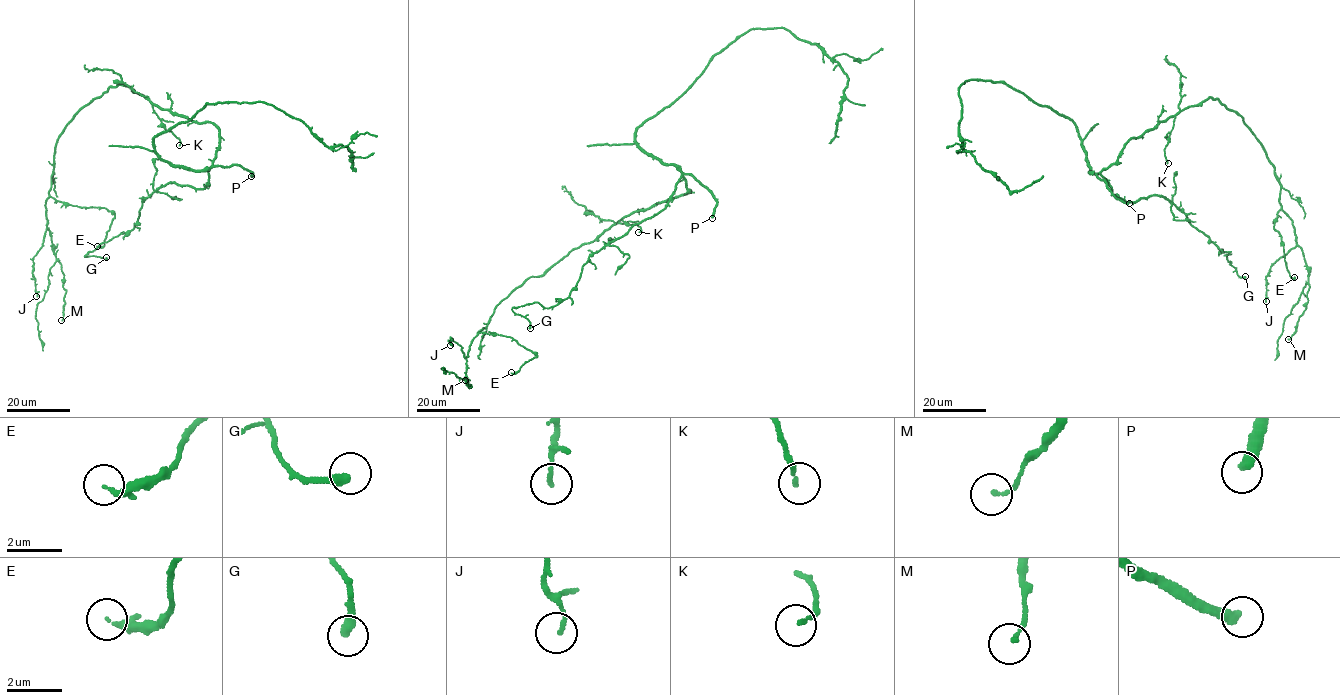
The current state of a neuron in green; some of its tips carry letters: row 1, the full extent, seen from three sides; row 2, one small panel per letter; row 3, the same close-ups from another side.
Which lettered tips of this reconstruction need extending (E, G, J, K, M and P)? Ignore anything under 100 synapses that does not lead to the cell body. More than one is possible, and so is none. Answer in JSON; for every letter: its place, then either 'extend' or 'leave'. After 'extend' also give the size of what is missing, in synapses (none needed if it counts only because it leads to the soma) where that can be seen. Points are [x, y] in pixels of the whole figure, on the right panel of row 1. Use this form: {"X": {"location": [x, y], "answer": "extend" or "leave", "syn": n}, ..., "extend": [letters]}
{"E": {"location": [1294, 277], "answer": "leave"}, "G": {"location": [1245, 276], "answer": "leave"}, "J": {"location": [1266, 301], "answer": "leave"}, "K": {"location": [1168, 163], "answer": "leave"}, "M": {"location": [1288, 339], "answer": "leave"}, "P": {"location": [1129, 203], "answer": "extend", "syn": 130}, "extend": ["P"]}

